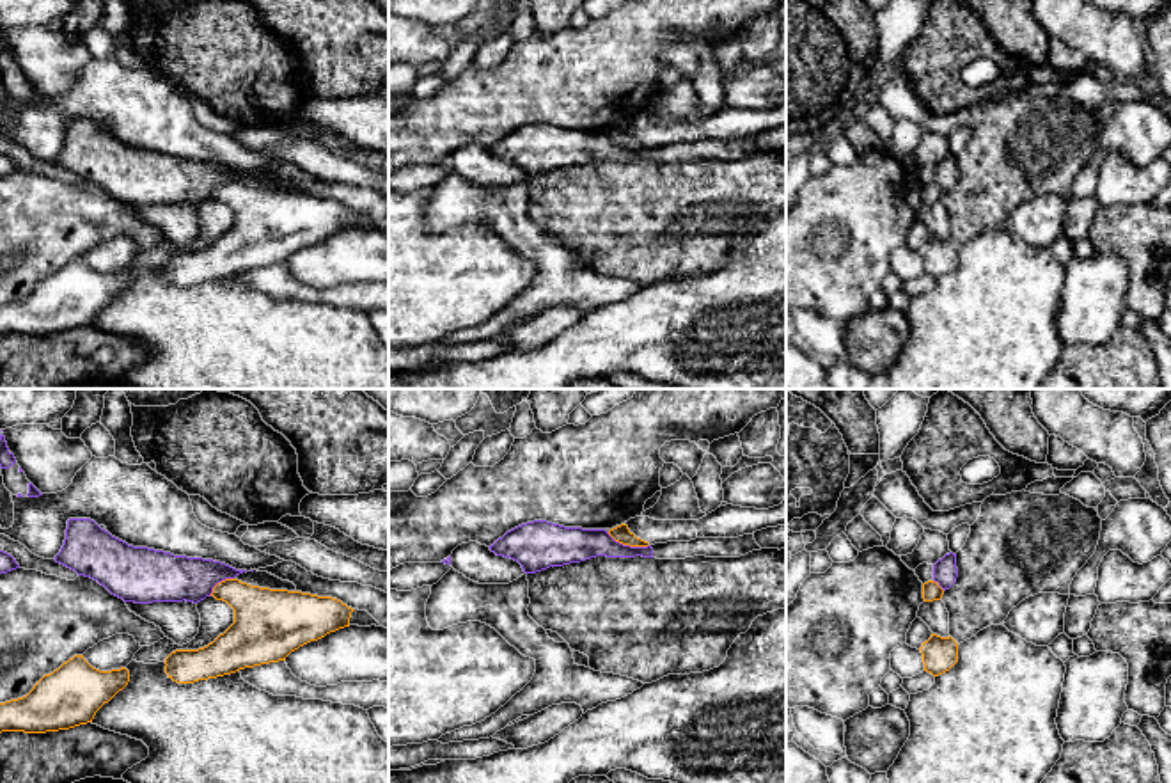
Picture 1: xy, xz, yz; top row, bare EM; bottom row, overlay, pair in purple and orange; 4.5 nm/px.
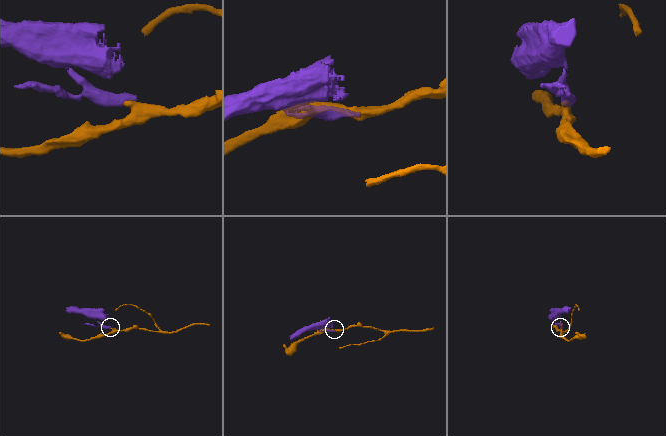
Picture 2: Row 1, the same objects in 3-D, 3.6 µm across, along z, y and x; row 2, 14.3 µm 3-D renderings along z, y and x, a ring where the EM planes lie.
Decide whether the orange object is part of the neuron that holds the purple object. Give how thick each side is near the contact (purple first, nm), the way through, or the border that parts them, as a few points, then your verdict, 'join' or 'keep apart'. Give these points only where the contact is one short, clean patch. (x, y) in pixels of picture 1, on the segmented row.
160 nm thick on the purple side, 80 nm on the other; border along xz (607, 531), (623, 544), (648, 545); keep apart

